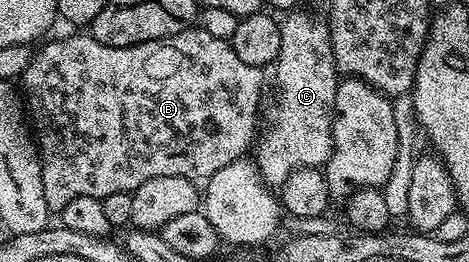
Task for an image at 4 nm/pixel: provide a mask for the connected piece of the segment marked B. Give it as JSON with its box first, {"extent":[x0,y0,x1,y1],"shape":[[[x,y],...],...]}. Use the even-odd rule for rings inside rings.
{"extent":[21,27,264,211],"shape":[[[198,27],[186,29],[165,39],[137,43],[133,47],[105,47],[89,35],[63,37],[60,41],[49,42],[40,53],[38,50],[32,56],[21,78],[23,84],[21,93],[25,98],[25,109],[29,114],[34,138],[38,142],[45,202],[49,209],[51,211],[63,209],[65,203],[70,203],[72,199],[81,199],[81,195],[102,199],[118,193],[132,194],[137,187],[141,187],[141,183],[149,183],[149,179],[158,179],[161,175],[181,175],[185,179],[199,183],[213,176],[226,164],[242,158],[252,148],[253,138],[256,136],[255,112],[259,109],[259,96],[263,93],[263,73],[264,70],[260,66],[241,63],[230,41],[216,39],[214,35],[209,35],[209,31]]]}

